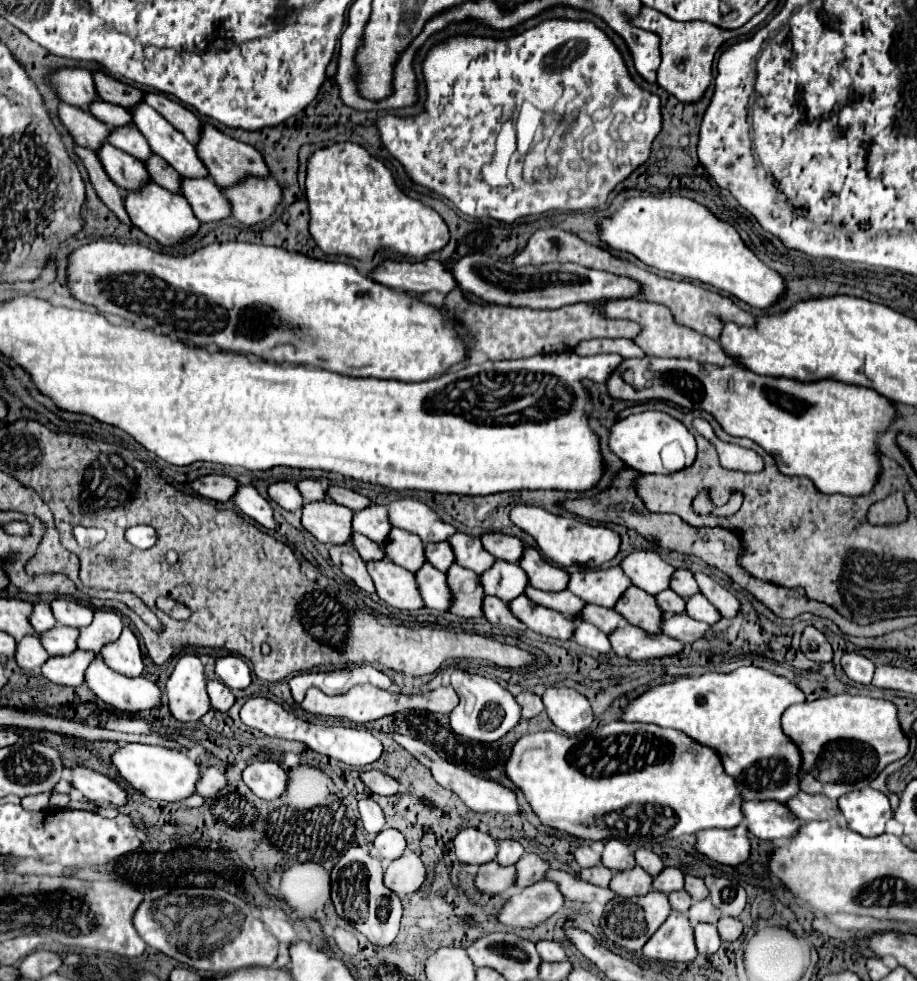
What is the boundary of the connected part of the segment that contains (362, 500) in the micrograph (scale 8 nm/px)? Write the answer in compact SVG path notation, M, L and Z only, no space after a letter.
M330 486L330 488L328 488L328 496L330 496L330 500L334 500L336 504L342 504L342 506L354 510L354 512L364 510L364 508L368 508L368 506L372 504L366 496L354 492L354 490L348 490L348 488L338 488L338 486Z

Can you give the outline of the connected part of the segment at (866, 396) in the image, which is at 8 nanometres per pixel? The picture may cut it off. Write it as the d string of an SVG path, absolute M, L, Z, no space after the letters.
M626 358L606 380L606 390L610 398L628 402L646 400L668 400L688 410L708 412L720 422L722 430L736 438L754 440L762 446L778 464L780 472L786 476L810 478L816 488L824 494L844 494L862 496L868 494L880 476L878 462L878 436L890 426L896 410L888 398L872 392L870 388L856 388L852 384L840 384L836 380L816 380L816 384L796 384L796 380L776 380L774 376L756 376L748 368L730 364L698 364L696 360L680 358Z

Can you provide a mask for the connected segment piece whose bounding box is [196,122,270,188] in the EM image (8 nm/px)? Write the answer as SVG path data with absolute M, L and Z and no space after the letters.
M206 122L202 124L202 132L200 132L200 140L196 144L196 152L200 156L200 162L208 168L208 174L222 188L232 186L232 184L244 180L250 174L252 176L270 176L268 166L264 164L264 158L262 158L262 154L256 148L222 134L218 128L214 128L212 124L206 124Z

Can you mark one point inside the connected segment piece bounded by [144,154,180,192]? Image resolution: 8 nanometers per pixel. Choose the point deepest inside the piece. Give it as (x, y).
(160, 172)

